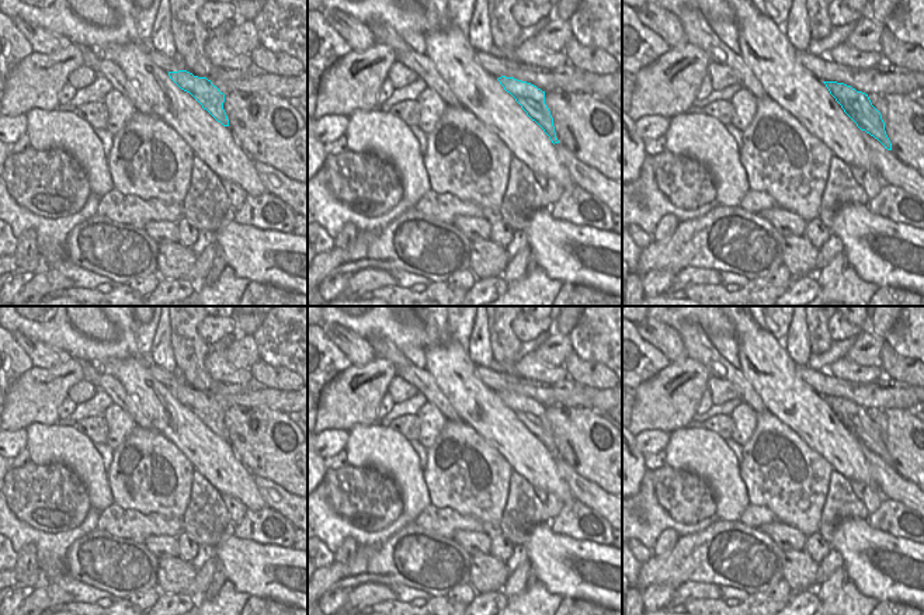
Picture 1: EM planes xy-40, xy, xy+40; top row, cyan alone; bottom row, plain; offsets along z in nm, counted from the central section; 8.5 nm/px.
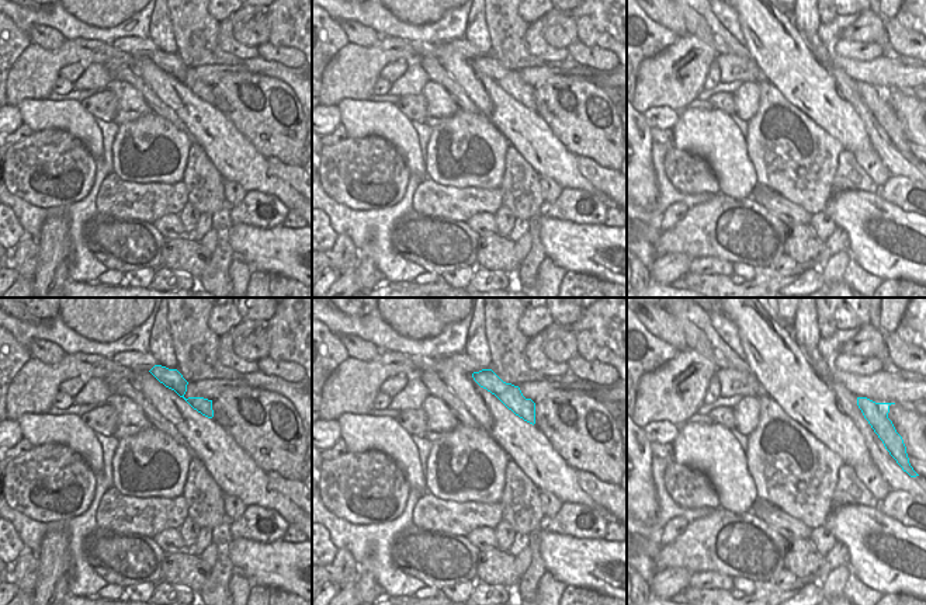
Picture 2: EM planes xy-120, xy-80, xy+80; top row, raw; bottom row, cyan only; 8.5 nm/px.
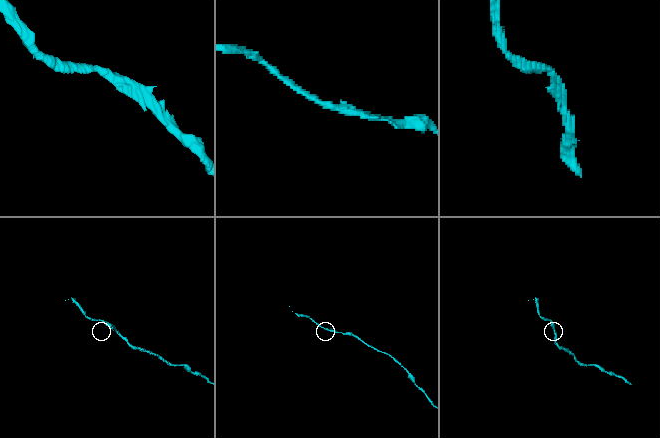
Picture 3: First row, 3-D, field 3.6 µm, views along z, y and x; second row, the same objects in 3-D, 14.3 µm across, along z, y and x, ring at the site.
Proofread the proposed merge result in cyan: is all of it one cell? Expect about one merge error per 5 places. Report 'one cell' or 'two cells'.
one cell

